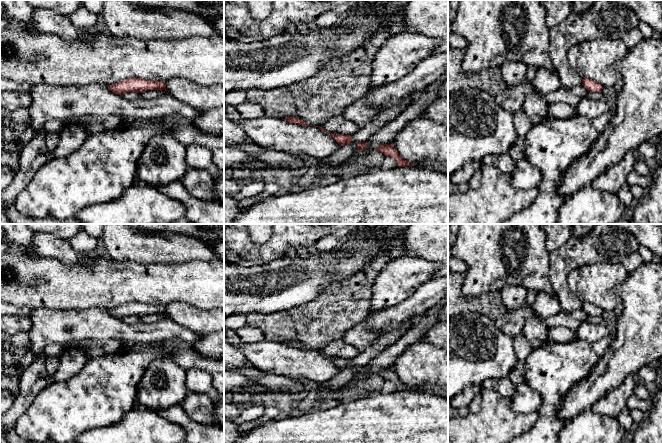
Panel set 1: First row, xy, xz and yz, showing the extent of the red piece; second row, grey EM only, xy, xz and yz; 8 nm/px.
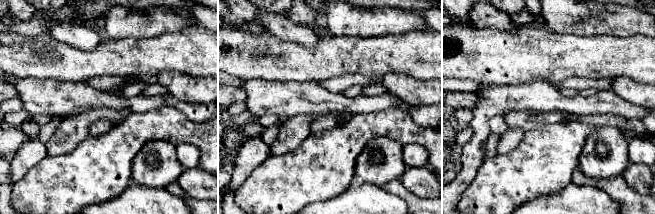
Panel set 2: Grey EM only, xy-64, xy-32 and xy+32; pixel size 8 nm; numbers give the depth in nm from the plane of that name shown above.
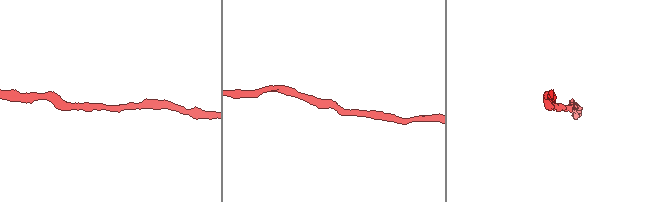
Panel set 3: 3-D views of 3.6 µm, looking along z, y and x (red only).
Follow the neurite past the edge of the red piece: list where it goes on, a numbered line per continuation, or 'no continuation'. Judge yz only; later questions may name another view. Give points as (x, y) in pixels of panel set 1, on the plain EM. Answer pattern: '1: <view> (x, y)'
no continuation

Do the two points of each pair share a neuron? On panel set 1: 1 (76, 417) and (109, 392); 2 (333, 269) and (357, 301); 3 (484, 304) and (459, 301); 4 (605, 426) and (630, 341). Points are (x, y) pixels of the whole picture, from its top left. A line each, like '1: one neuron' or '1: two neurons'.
1: one neuron
2: two neurons
3: one neuron
4: two neurons

